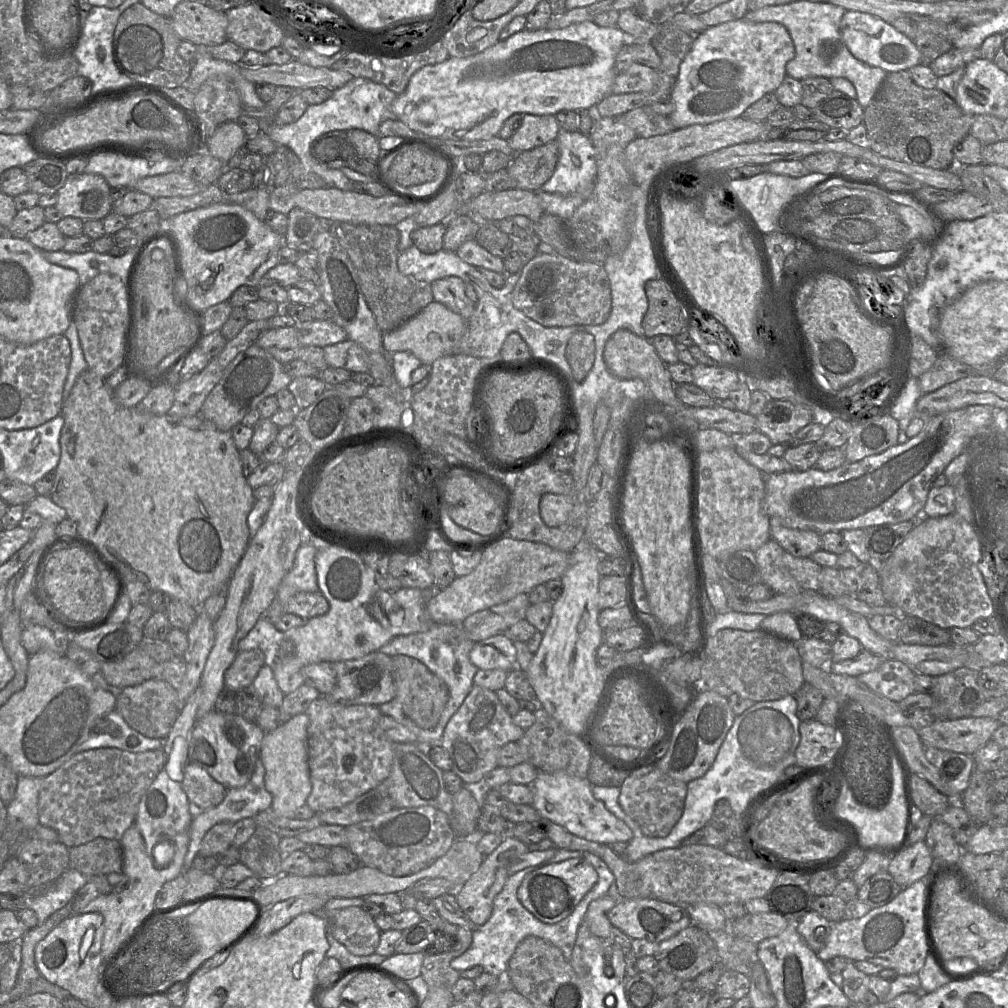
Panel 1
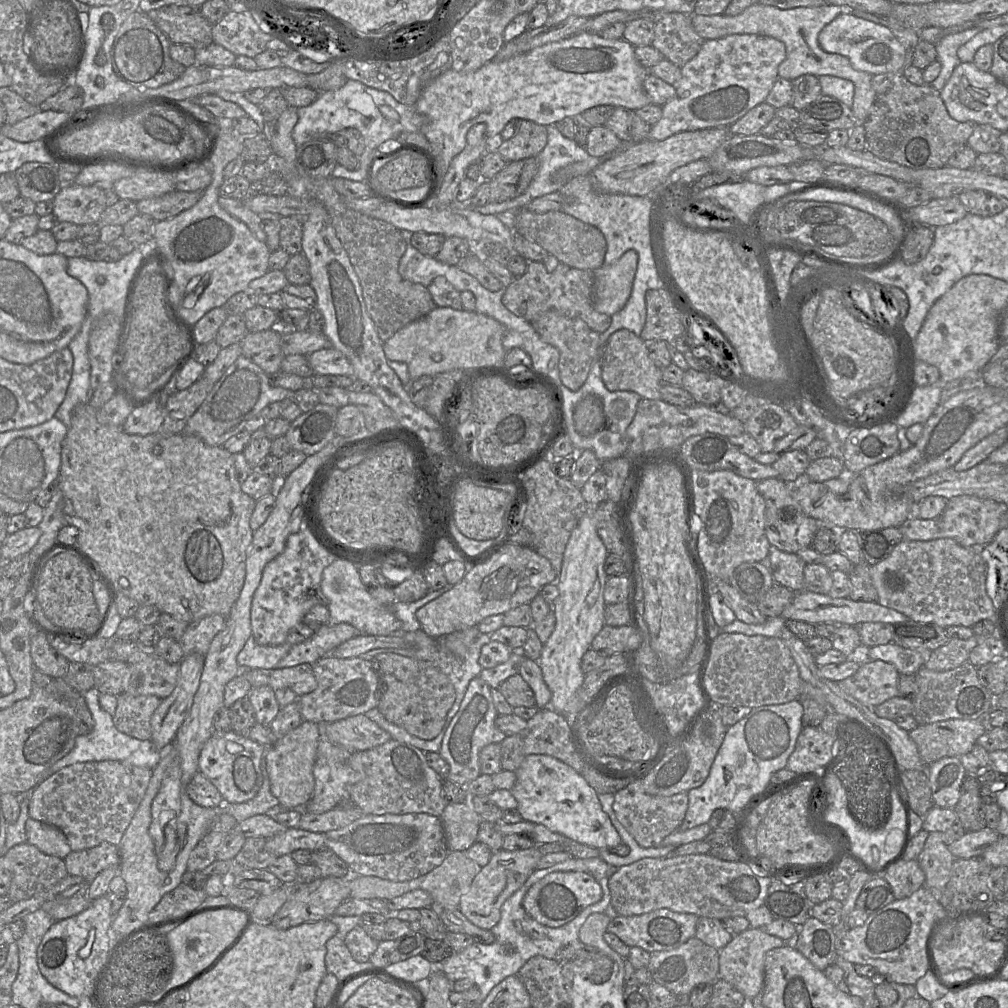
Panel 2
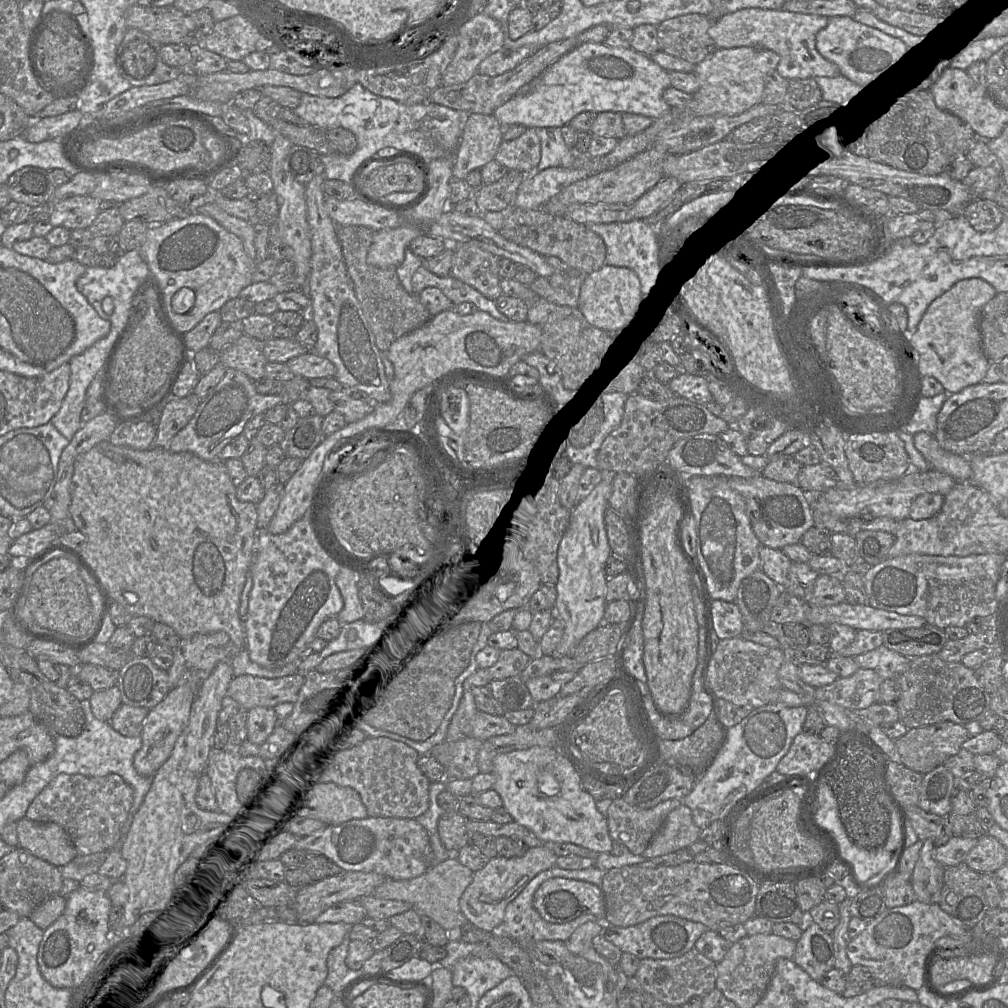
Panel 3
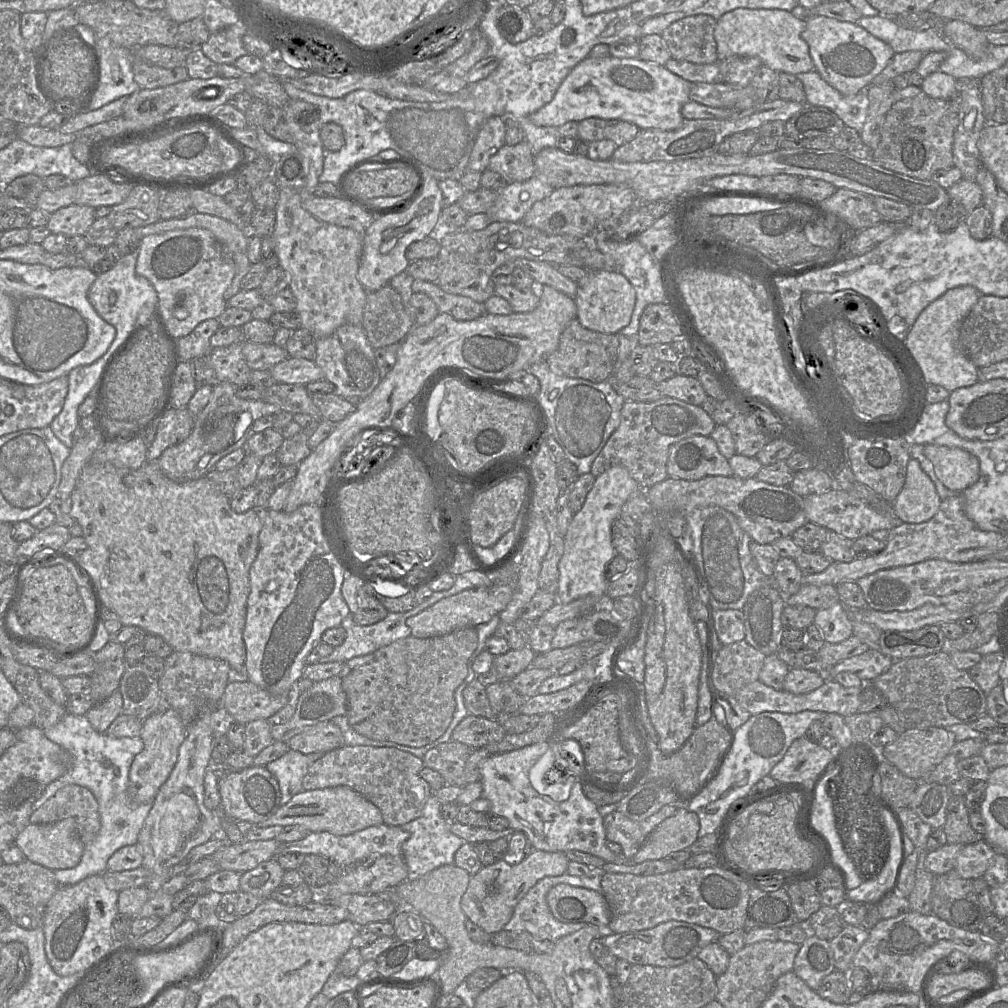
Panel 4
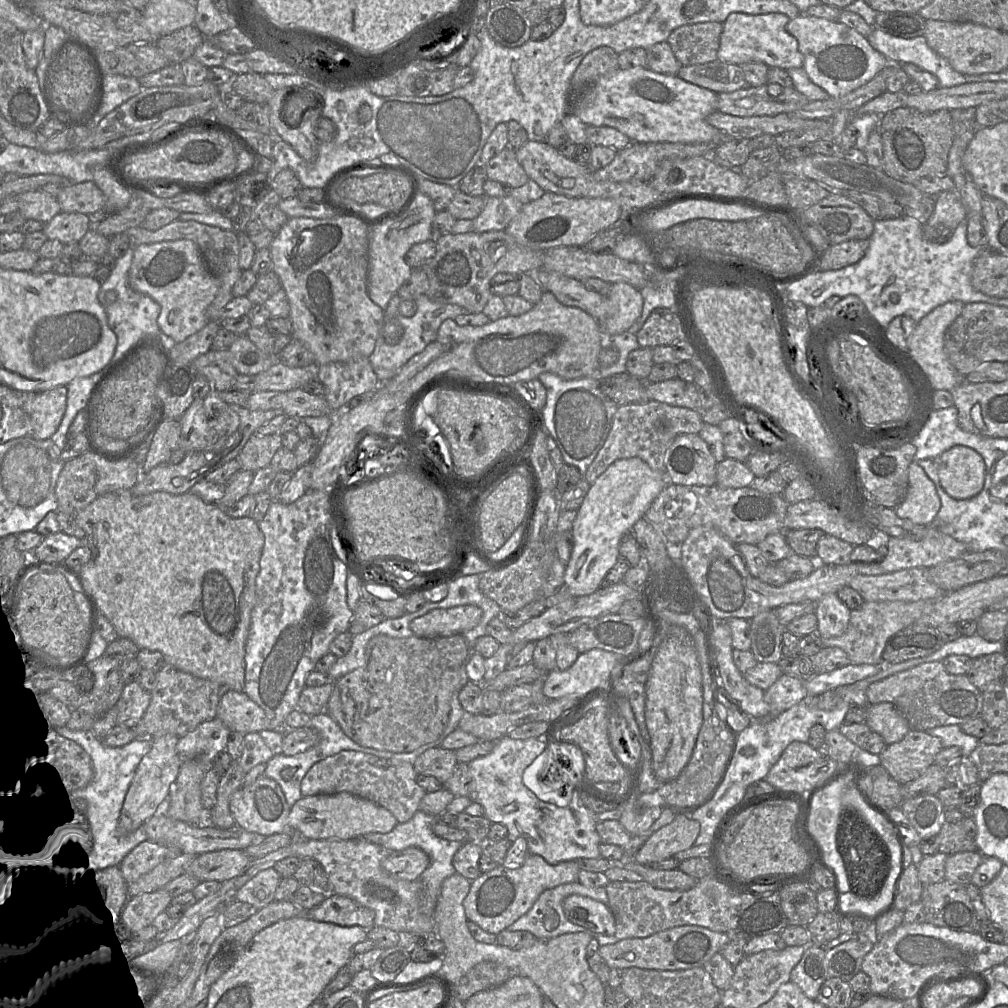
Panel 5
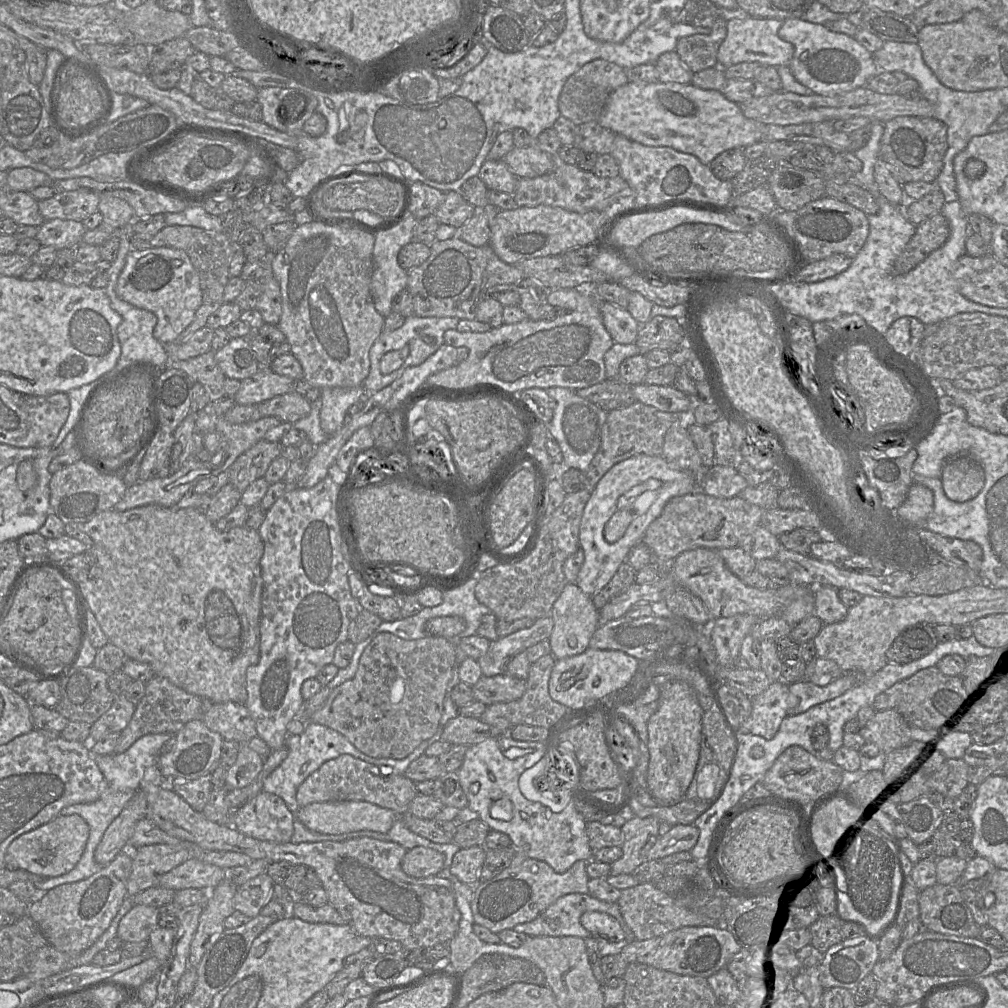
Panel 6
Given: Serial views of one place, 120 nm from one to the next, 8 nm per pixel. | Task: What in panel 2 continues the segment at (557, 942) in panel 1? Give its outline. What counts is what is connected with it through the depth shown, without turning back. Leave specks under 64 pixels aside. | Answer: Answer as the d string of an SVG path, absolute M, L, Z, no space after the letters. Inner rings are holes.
M600 857L597 858L571 858L555 864L549 868L535 870L527 881L512 894L501 907L501 918L491 931L495 941L491 944L474 942L472 945L458 953L452 953L440 964L433 964L436 970L445 974L453 983L461 979L469 979L480 990L478 1006L485 1000L489 992L508 976L518 974L521 967L533 956L540 955L558 961L559 951L579 940L579 930L586 919L593 913L604 913L611 902L608 880L611 876L611 867ZM578 871L592 875L601 885L603 896L601 900L585 908L578 916L560 927L545 926L532 918L523 907L523 899L528 890L539 880L553 872Z

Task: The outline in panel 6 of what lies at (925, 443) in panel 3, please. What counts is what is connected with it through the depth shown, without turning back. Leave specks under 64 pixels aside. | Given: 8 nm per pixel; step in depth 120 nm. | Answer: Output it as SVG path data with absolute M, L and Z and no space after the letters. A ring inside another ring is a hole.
M969 456L950 459L942 470L941 482L946 496L955 502L975 498L985 484L983 467Z

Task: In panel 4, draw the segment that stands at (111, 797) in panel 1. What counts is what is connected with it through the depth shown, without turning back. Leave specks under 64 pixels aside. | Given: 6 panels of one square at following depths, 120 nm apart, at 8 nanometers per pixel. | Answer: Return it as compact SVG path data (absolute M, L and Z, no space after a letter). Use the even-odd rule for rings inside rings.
M67 785L33 811L32 824L50 824L73 818L84 845L91 842L100 830L99 805L93 793L80 785Z

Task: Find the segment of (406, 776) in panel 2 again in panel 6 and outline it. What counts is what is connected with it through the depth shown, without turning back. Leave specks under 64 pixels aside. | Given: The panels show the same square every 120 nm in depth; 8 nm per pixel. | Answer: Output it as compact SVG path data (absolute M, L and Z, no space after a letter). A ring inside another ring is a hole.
M342 754L326 761L310 774L298 787L296 799L299 807L315 802L367 801L402 816L408 812L409 804L417 794L415 783L404 774L394 774L387 767L383 769L352 755Z

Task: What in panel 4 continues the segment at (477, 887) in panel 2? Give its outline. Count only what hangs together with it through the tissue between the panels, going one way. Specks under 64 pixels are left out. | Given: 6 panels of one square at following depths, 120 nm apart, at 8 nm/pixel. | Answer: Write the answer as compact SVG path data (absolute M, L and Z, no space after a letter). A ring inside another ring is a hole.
M532 850L516 865L510 865L504 860L496 861L471 876L468 888L461 899L461 908L468 920L493 935L503 930L512 918L516 905L538 881L567 873L568 863L565 852L541 850Z

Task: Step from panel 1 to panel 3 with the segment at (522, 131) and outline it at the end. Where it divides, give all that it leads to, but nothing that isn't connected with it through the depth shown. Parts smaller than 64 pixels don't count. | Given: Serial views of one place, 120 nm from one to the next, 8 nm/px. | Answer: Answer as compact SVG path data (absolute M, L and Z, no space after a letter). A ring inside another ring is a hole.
M527 128L518 138L502 141L494 160L508 170L534 173L541 156L540 139L534 128Z

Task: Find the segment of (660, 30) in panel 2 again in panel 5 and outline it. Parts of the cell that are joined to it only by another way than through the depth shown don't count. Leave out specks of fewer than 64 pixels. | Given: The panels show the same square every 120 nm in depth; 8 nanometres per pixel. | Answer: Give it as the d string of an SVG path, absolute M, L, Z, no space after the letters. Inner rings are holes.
M721 22L686 24L674 29L667 42L682 65L703 64L717 59L722 30Z

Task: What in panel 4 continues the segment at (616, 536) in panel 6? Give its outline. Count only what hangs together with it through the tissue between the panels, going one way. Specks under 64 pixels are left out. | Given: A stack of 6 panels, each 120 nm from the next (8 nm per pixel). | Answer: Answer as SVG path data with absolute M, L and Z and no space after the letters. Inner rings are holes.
M622 466L611 467L596 477L582 508L573 515L564 536L564 552L558 563L559 583L556 596L559 602L569 603L581 597L605 599L609 582L607 565L618 555L612 543L612 524L619 518L623 504L640 490L643 489Z

